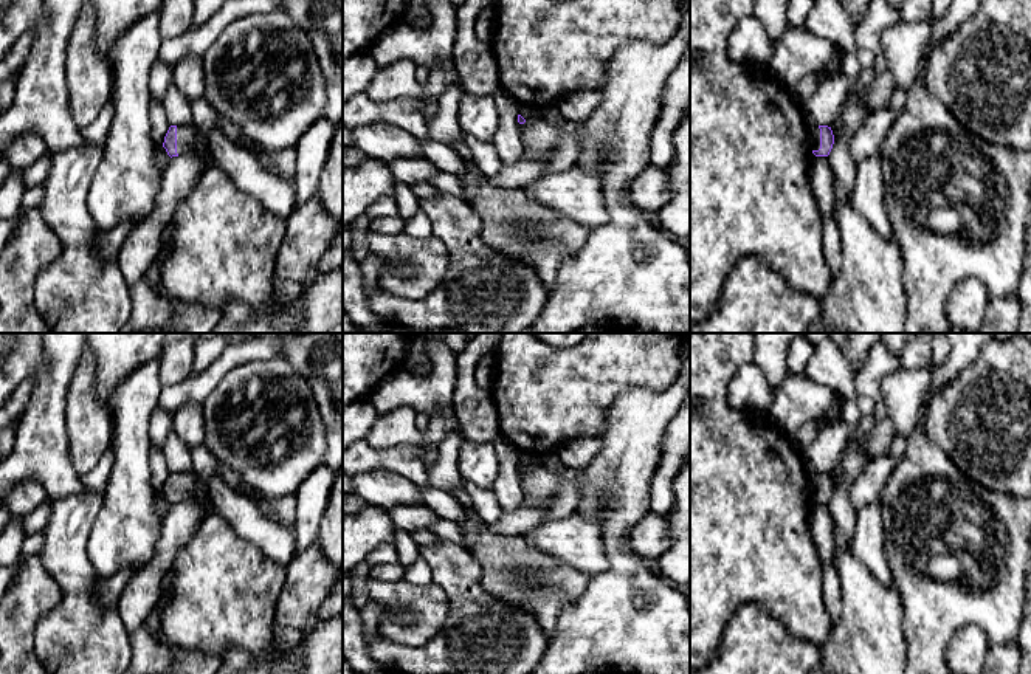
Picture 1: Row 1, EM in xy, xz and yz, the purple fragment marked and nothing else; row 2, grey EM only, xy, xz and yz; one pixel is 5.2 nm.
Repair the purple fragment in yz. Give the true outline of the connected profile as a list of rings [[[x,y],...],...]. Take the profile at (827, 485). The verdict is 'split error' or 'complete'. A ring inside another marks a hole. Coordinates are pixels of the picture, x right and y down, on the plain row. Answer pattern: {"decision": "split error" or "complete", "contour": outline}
{"decision": "split error", "contour": [[[812,471],[809,479],[812,488],[812,500],[815,504],[828,504],[834,491],[831,474]]]}

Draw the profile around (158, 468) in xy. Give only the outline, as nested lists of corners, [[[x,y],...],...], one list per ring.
[[[150,446],[150,473],[152,473],[152,487],[153,491],[163,494],[164,483],[169,477],[169,469],[164,460],[161,449]]]

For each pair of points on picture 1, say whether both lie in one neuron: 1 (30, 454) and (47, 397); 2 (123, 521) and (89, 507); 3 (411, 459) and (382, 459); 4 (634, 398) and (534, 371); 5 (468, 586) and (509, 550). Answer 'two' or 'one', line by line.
1: one
2: two
3: one
4: two
5: two

